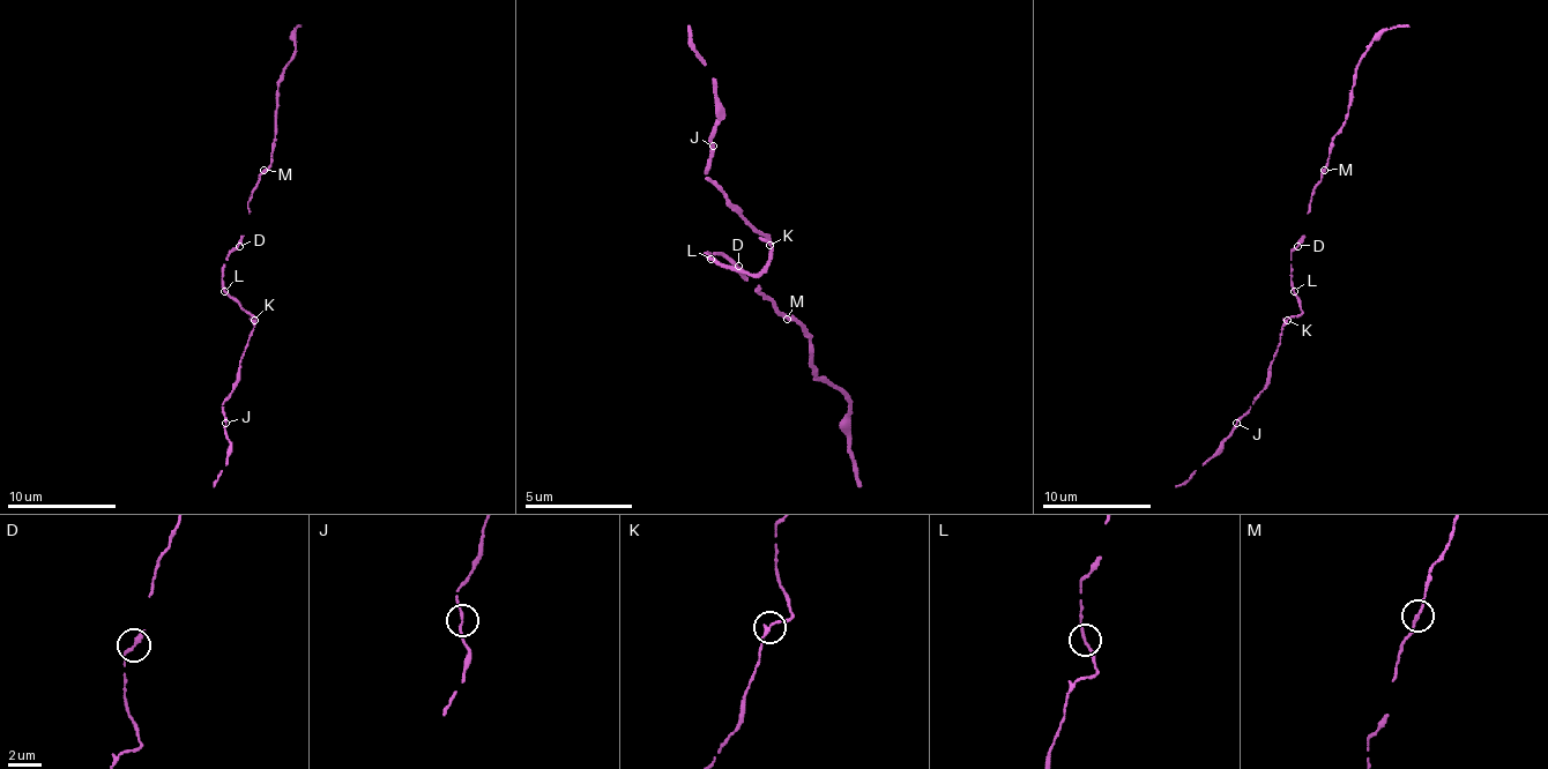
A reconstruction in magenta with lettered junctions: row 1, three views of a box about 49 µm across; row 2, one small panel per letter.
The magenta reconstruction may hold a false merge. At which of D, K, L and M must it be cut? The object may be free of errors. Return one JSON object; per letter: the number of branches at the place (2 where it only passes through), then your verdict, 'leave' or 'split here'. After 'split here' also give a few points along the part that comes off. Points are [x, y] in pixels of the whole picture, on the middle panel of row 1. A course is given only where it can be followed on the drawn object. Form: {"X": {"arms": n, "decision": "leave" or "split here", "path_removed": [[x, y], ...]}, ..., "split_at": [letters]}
{"D": {"arms": 2, "decision": "leave"}, "K": {"arms": 2, "decision": "leave"}, "L": {"arms": 2, "decision": "leave"}, "M": {"arms": 2, "decision": "leave"}, "split_at": []}

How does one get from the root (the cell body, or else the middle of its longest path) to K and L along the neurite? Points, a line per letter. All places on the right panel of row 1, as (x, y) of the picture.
K: (1292, 259), (1292, 289), (1302, 311), (1286, 319)
L: (1292, 259), (1294, 292)

